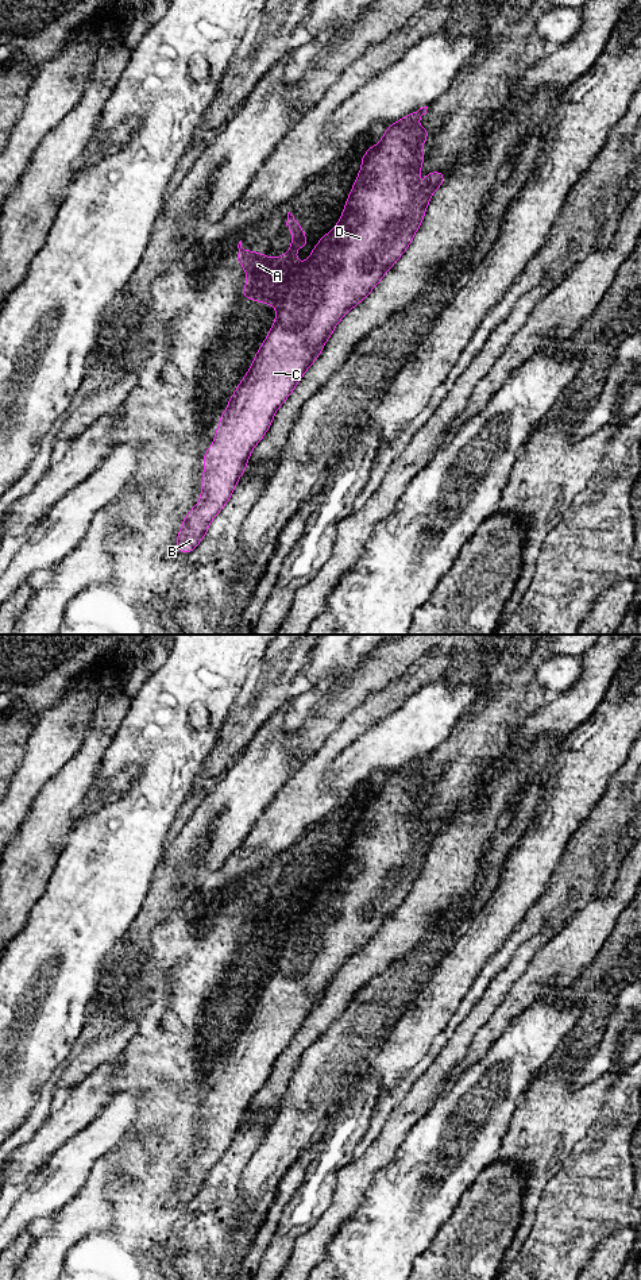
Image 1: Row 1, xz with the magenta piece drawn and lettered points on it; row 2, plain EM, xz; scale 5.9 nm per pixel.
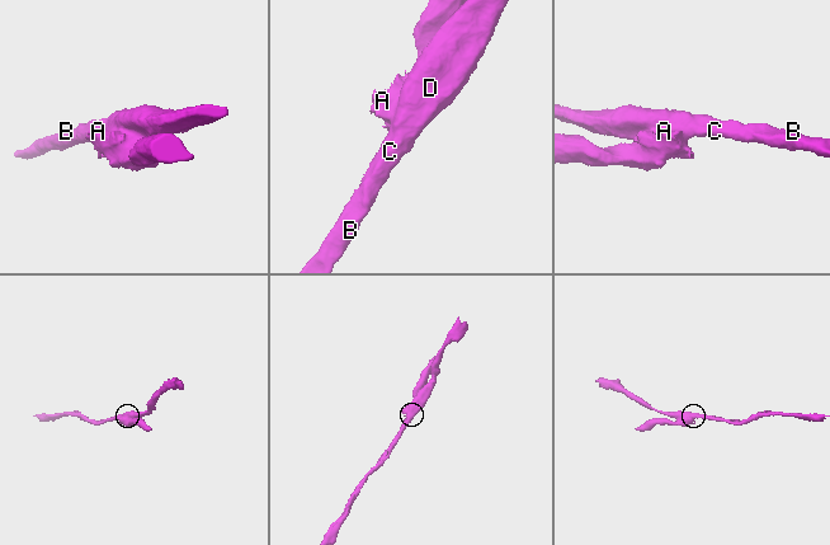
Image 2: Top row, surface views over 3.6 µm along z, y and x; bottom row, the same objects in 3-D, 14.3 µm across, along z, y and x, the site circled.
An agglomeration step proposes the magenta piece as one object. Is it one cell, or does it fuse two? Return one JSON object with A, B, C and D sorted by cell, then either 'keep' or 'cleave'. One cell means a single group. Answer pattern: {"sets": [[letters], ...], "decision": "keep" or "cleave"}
{"sets": [["A"], ["B", "C", "D"]], "decision": "cleave"}

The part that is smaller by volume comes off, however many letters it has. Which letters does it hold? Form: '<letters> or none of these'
A

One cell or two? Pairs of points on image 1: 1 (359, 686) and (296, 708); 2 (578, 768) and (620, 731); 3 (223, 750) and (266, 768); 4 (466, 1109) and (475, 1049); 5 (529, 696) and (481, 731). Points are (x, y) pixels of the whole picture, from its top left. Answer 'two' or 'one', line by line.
1: two
2: one
3: two
4: two
5: one

